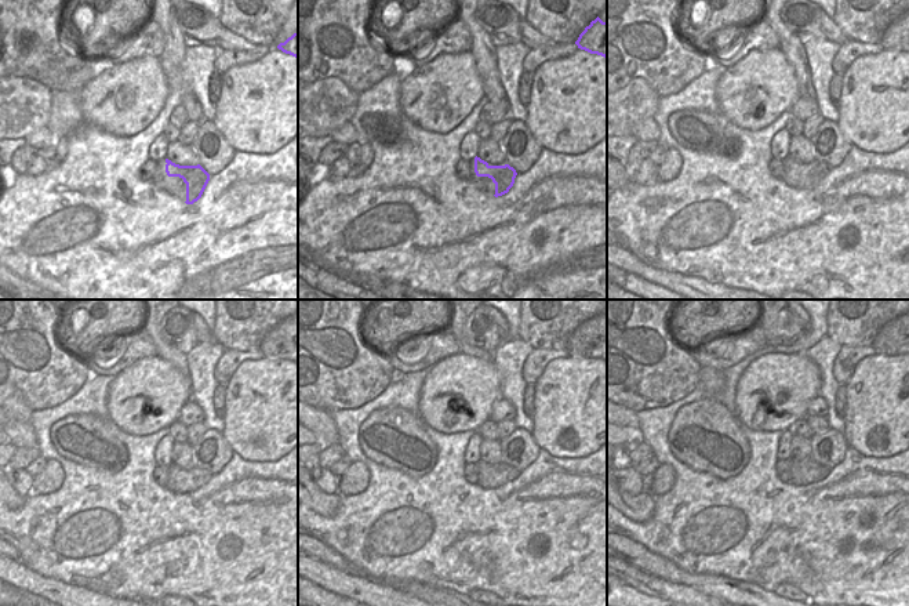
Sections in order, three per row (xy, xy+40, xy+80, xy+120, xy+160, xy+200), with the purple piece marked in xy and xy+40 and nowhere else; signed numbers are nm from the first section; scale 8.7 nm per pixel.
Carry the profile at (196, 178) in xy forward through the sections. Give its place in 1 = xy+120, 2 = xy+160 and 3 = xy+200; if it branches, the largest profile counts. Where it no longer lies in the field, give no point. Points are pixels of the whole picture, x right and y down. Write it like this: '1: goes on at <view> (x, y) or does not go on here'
1: goes on at xy+120 (193, 483)
2: goes on at xy+160 (495, 482)
3: goes on at xy+200 (811, 479)

